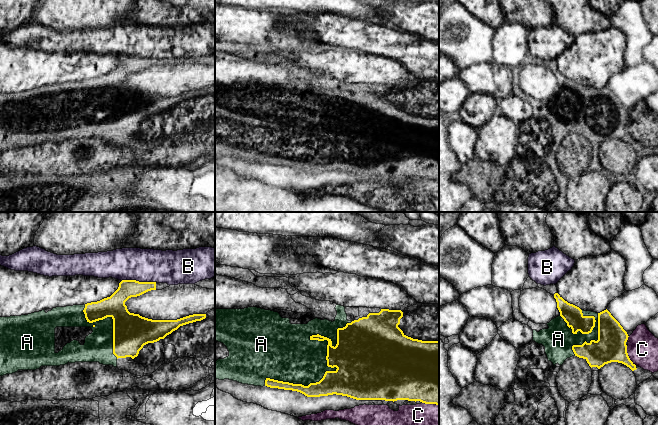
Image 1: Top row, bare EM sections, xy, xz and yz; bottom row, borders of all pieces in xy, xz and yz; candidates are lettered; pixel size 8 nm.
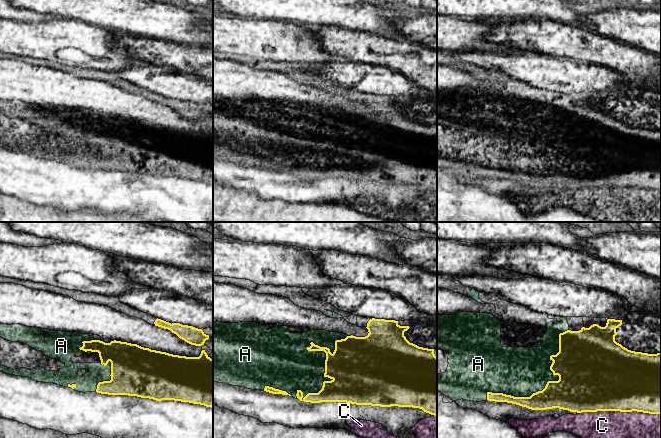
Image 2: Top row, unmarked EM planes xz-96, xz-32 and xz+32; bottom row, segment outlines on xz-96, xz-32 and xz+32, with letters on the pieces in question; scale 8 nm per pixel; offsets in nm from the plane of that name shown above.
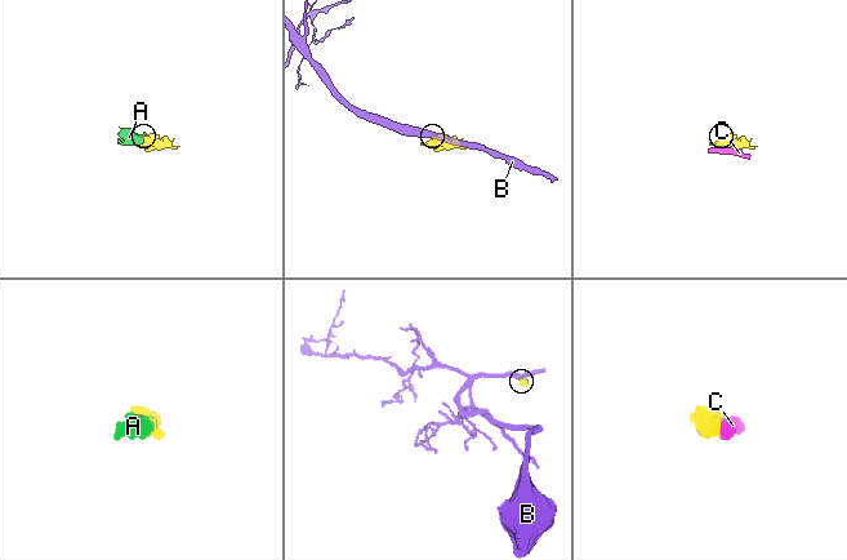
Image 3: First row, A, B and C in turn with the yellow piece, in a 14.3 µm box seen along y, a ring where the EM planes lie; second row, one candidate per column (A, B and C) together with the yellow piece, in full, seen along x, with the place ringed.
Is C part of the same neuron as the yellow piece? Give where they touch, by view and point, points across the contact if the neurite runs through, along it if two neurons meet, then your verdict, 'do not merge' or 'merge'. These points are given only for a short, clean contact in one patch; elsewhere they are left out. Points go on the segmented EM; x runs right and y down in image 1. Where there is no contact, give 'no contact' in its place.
yz (628, 356) | do not merge

